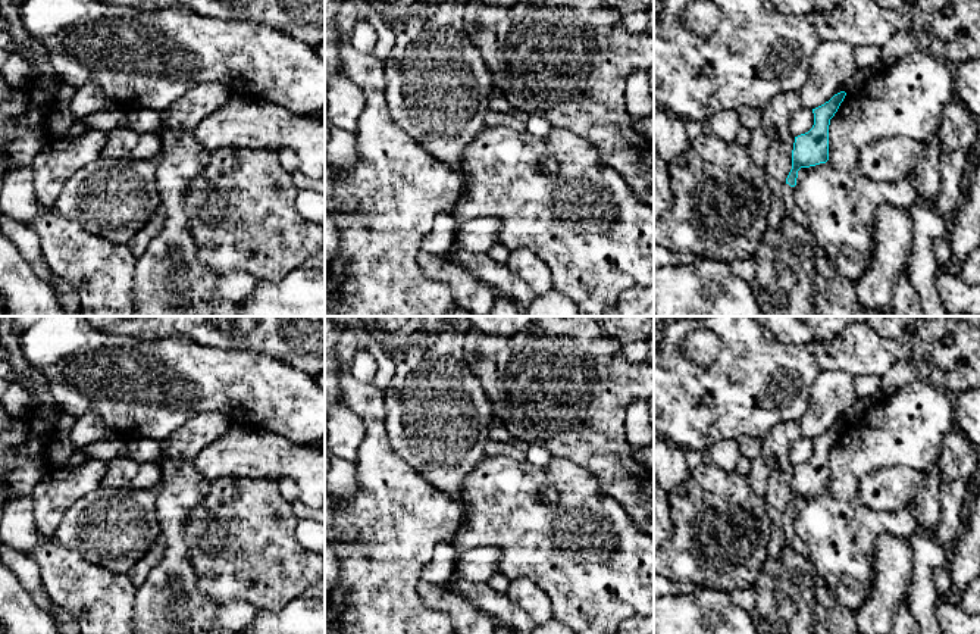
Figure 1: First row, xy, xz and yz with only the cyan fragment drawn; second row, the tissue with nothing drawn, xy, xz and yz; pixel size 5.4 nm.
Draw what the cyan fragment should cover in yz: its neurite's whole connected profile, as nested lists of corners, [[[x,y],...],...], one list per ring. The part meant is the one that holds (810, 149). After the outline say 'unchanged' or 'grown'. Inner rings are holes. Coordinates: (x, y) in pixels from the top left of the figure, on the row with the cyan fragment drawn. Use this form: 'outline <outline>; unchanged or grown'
outline [[[840,91],[835,94],[824,104],[813,109],[814,125],[813,128],[795,137],[792,150],[792,169],[783,185],[783,199],[786,213],[801,227],[810,231],[808,219],[798,206],[795,200],[795,185],[798,178],[798,171],[801,168],[810,168],[829,160],[829,125],[830,119],[837,112],[840,103],[843,101],[846,93]]]; grown

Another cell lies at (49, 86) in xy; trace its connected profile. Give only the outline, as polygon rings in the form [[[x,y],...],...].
[[[35,75],[34,82],[37,88],[41,93],[44,93],[47,99],[54,103],[54,106],[57,106],[56,96],[57,96],[59,81],[56,78]]]

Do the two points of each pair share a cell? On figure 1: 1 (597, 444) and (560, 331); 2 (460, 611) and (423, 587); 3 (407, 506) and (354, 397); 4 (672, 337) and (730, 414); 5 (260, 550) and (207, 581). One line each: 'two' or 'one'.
1: one
2: one
3: one
4: one
5: one

